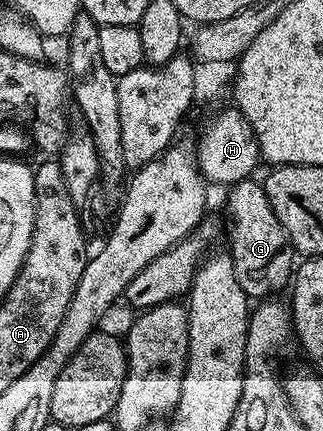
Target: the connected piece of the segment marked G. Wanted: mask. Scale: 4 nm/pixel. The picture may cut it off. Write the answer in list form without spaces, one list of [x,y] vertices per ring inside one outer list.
[[[261,181],[235,182],[229,187],[226,202],[230,205],[230,247],[228,253],[232,268],[236,268],[236,280],[251,300],[266,300],[277,290],[285,291],[296,269],[296,251],[290,245],[284,224],[276,220],[272,204],[268,204],[266,187]]]

